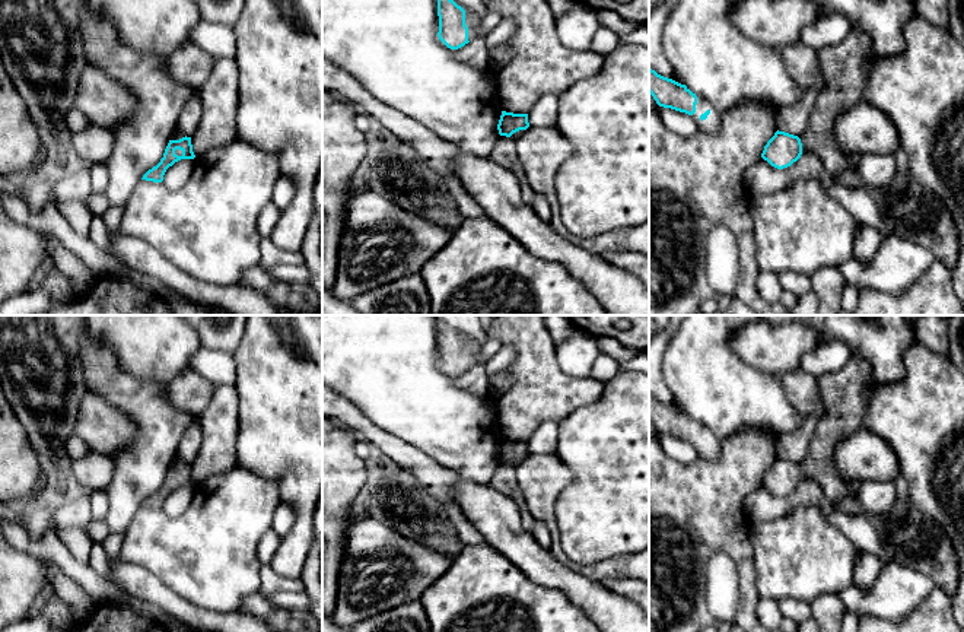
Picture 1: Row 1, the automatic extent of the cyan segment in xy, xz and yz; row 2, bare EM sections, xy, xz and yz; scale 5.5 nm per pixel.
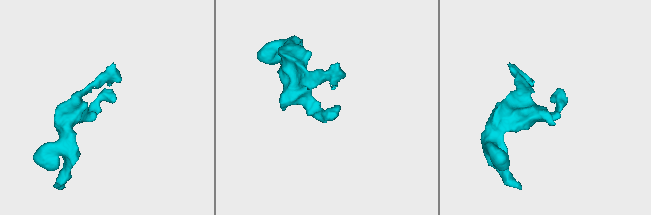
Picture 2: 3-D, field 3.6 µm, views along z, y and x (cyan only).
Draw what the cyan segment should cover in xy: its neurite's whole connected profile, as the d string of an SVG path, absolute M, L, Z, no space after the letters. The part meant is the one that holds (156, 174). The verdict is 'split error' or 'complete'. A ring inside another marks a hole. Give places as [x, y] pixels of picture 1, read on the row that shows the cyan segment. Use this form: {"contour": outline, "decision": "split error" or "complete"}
{"contour": "M175 130L160 162L152 169L149 169L141 180L162 182L163 175L169 166L172 166L175 162L181 159L194 158L195 155L193 152L191 137L187 137L181 131Z", "decision": "split error"}

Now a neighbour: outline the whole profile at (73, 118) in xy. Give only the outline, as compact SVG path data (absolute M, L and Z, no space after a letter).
M74 107L64 112L63 120L71 131L82 131L92 124L92 121Z

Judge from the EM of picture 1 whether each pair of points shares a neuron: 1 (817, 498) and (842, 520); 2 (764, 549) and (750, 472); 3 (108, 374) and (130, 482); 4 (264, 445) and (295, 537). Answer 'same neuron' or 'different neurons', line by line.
1: same neuron
2: different neurons
3: same neuron
4: same neuron

